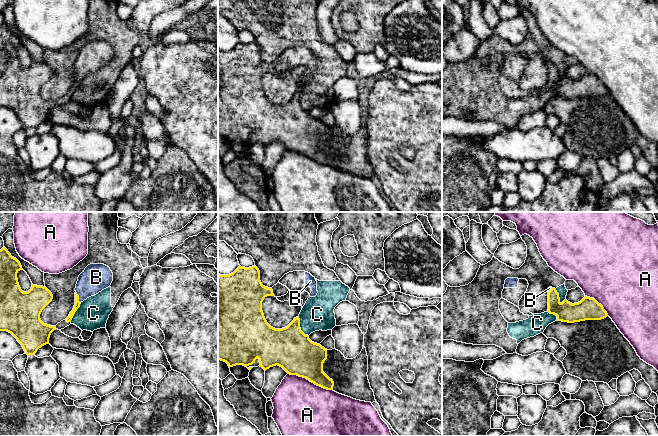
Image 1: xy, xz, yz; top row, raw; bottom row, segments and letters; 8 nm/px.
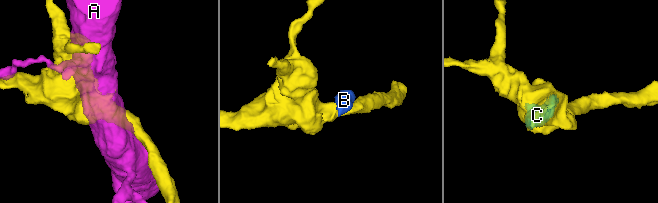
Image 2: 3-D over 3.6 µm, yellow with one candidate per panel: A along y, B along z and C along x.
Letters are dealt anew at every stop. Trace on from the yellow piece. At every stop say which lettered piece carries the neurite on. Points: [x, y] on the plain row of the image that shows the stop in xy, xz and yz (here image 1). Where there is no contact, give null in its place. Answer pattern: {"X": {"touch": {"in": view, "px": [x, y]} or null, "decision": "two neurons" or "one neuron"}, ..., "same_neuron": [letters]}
{"A": {"touch": {"in": "xz", "px": [310, 157]}, "decision": "two neurons"}, "B": {"touch": {"in": "xy", "px": [78, 74]}, "decision": "one neuron"}, "C": {"touch": {"in": "xz", "px": [299, 103]}, "decision": "two neurons"}, "same_neuron": ["B"]}

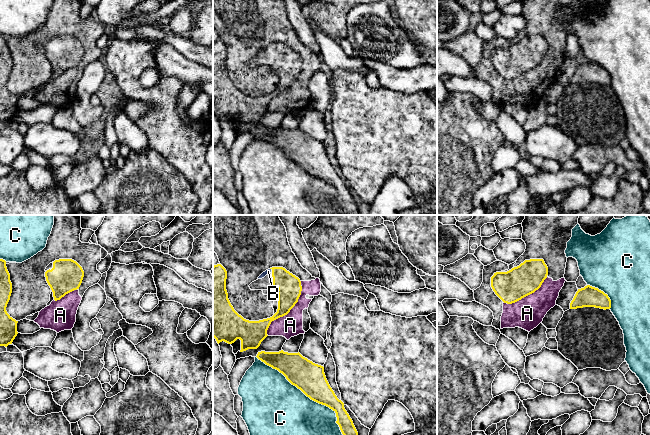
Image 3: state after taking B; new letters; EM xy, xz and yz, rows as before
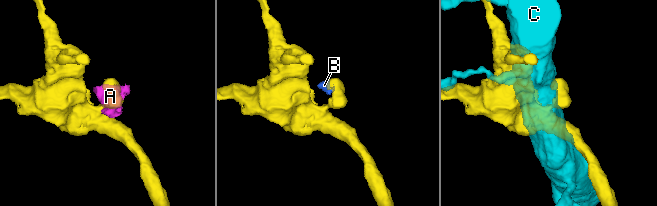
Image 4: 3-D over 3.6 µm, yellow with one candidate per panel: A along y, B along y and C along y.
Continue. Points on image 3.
{"A": {"touch": {"in": "xz", "px": [288, 88]}, "decision": "two neurons"}, "B": {"touch": {"in": "xz", "px": [272, 46]}, "decision": "one neuron"}, "C": {"touch": {"in": "xz", "px": [308, 172]}, "decision": "two neurons"}, "same_neuron": ["B"]}

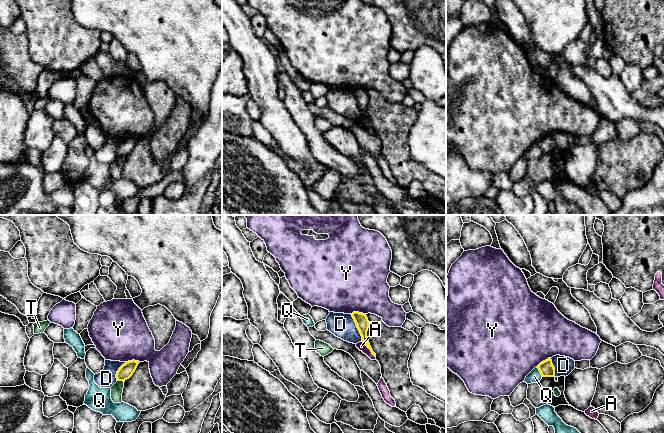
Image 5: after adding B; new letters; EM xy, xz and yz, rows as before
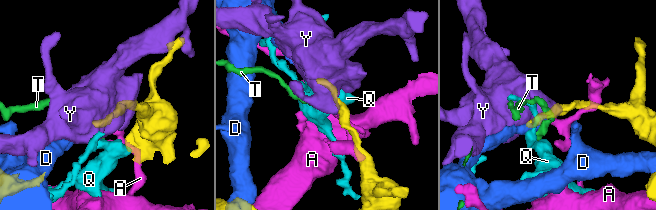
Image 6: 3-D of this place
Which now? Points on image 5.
{"A": {"touch": {"in": "xz", "px": [369, 124]}, "decision": "two neurons"}, "D": {"touch": {"in": "xz", "px": [357, 103]}, "decision": "two neurons"}, "Q": {"touch": {"in": "yz", "px": [540, 148]}, "decision": "two neurons"}, "T": {"touch": {"in": "xy", "px": [120, 156]}, "decision": "two neurons"}, "Y": {"touch": {"in": "xz", "px": [358, 88]}, "decision": "two neurons"}, "same_neuron": []}

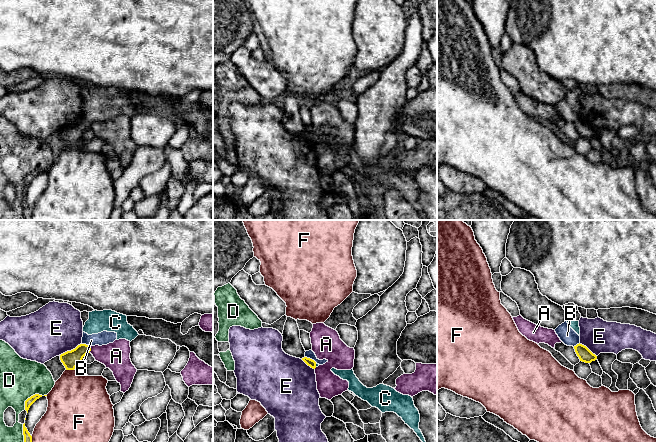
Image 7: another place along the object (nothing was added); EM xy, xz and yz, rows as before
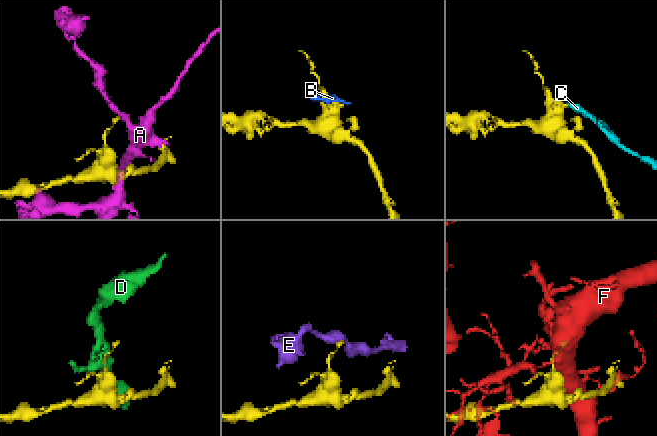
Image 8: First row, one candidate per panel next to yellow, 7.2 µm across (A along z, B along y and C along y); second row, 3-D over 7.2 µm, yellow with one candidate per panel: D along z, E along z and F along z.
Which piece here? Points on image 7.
{"A": {"touch": {"in": "xy", "px": [90, 125]}, "decision": "two neurons"}, "B": {"touch": {"in": "xz", "px": [311, 135]}, "decision": "two neurons"}, "C": {"touch": {"in": "xz", "px": [315, 141]}, "decision": "two neurons"}, "D": {"touch": {"in": "xy", "px": [31, 172]}, "decision": "two neurons"}, "E": {"touch": {"in": "xy", "px": [71, 126]}, "decision": "two neurons"}, "F": {"touch": {"in": "xy", "px": [70, 145]}, "decision": "two neurons"}, "same_neuron": []}

